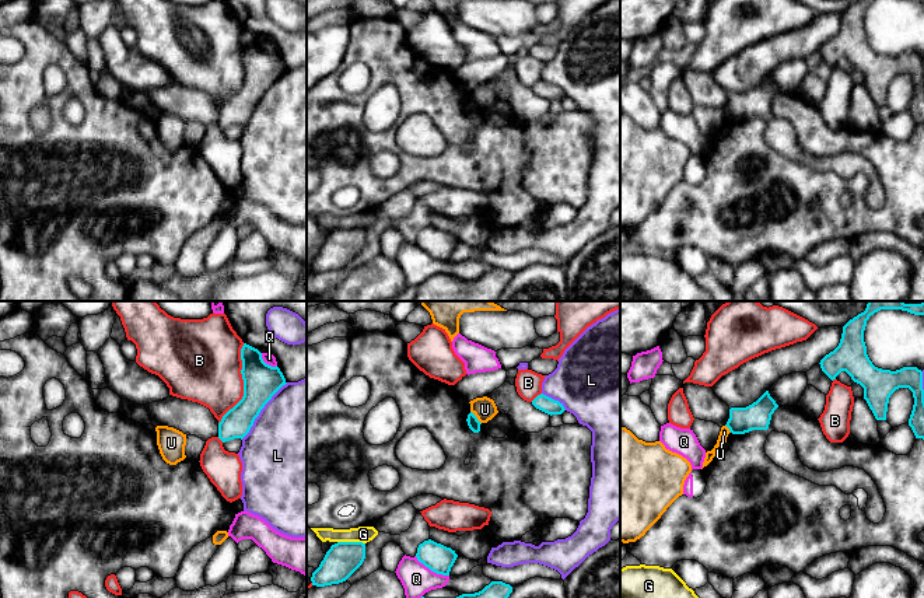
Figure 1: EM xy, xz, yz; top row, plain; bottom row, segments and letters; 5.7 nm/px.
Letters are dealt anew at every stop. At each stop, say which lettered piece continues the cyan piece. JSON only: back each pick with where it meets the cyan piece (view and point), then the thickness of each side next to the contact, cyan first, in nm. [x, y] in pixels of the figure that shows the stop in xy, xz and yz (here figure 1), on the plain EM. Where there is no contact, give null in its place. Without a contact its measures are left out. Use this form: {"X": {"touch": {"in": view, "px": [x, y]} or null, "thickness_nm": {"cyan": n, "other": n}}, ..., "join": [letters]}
{"join": []}

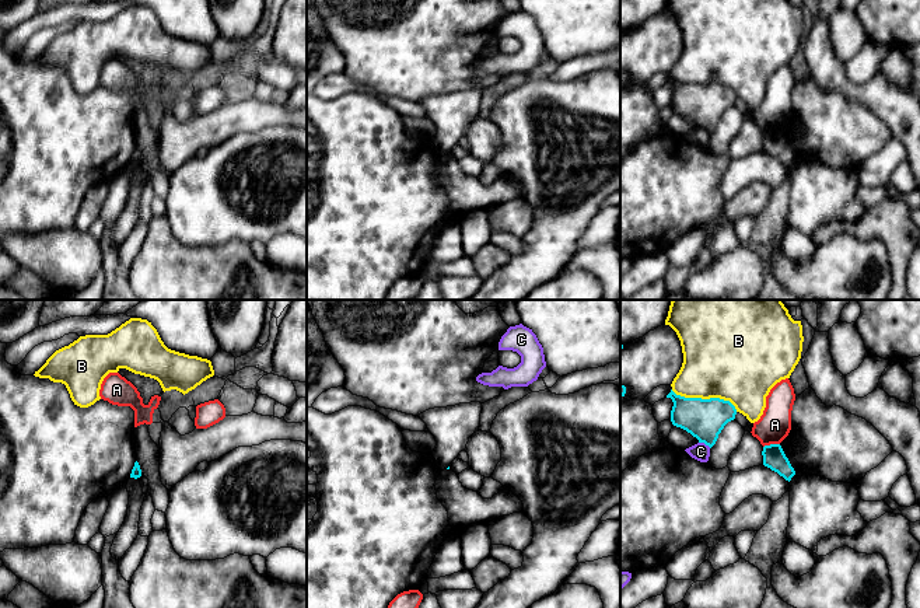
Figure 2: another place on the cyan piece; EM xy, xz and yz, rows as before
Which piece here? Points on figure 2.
{"join": []}

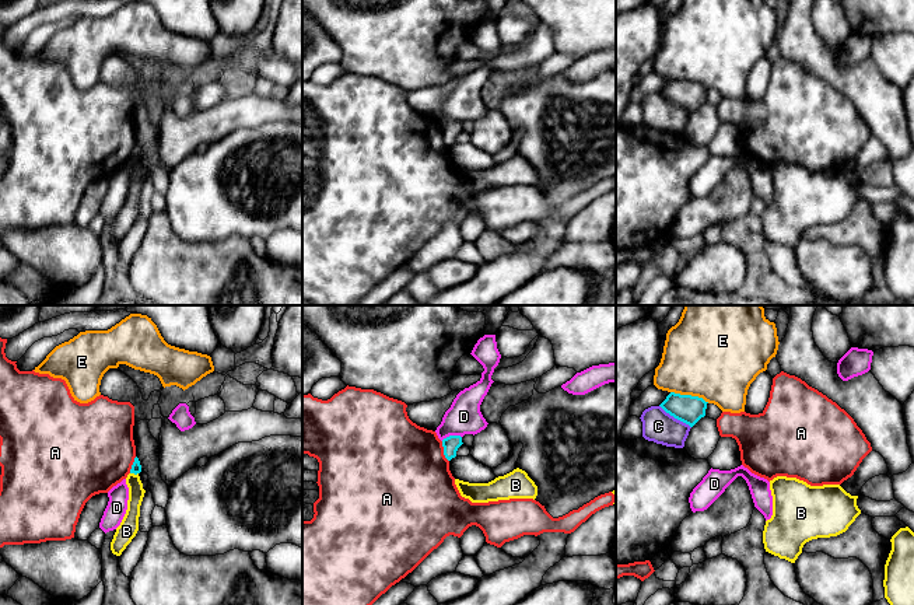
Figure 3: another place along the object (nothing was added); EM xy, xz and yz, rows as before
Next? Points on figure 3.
{"join": []}

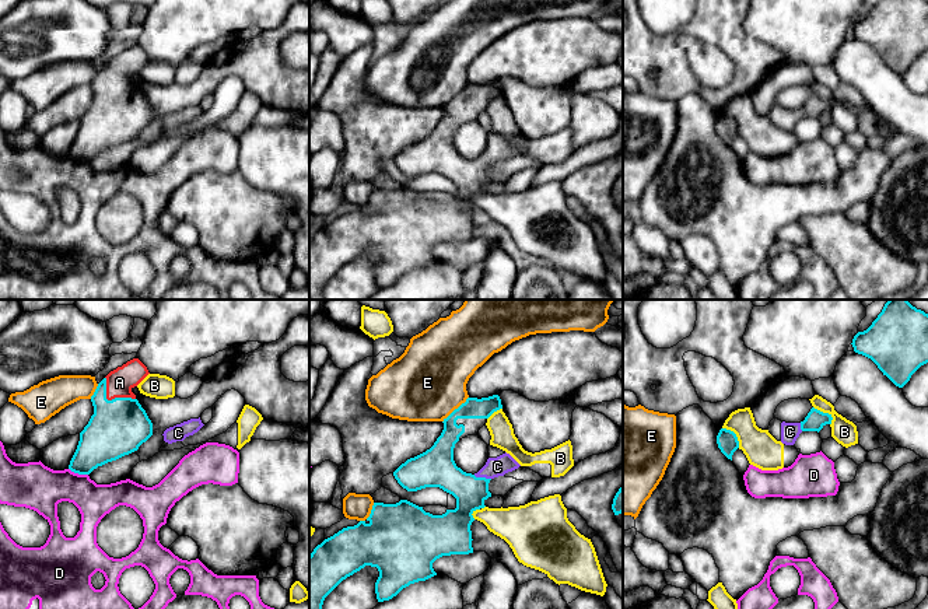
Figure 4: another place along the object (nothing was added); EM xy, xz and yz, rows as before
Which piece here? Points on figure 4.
{"A": {"touch": {"in": "xy", "px": [112, 86]}, "thickness_nm": {"cyan": 320, "other": 160}}, "C": {"touch": {"in": "xz", "px": [482, 164]}, "thickness_nm": {"cyan": 190, "other": 110}}, "join": ["A", "C"]}

